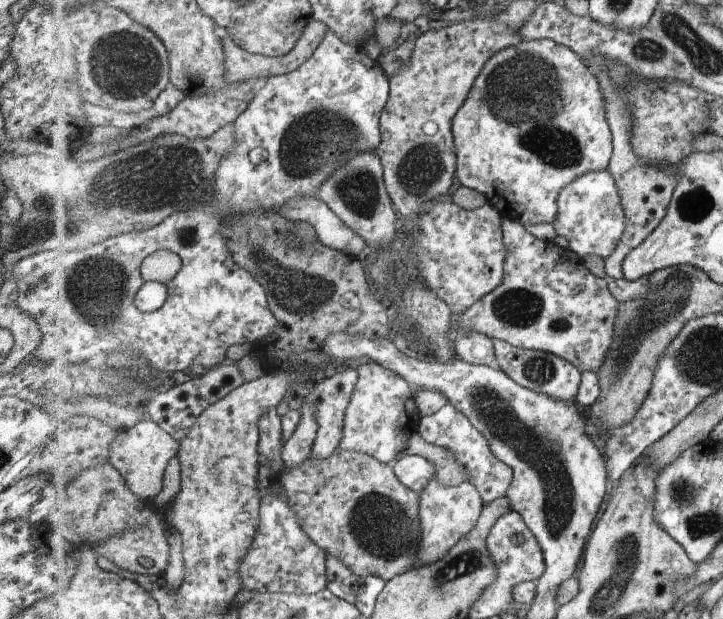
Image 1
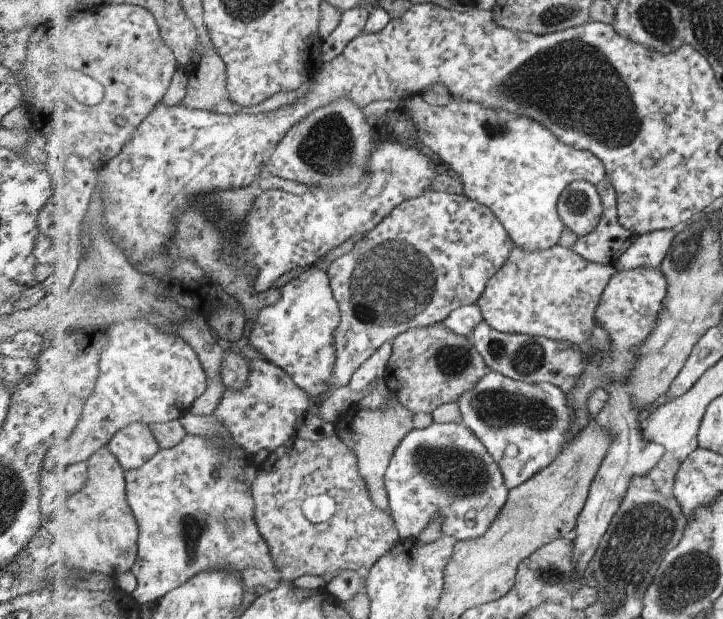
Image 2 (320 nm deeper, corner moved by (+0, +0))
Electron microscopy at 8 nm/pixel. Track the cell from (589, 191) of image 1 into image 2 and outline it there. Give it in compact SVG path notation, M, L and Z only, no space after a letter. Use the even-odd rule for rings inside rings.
M579 180L567 186L558 208L563 222L577 237L595 231L605 210L599 188L587 180Z

